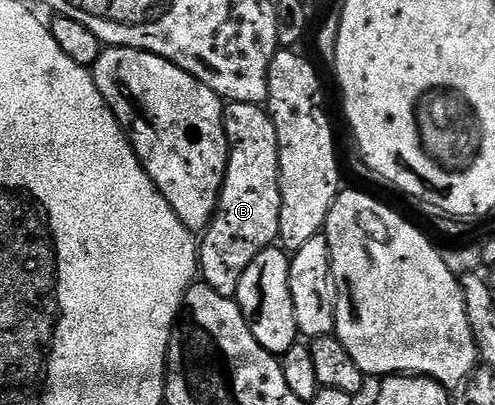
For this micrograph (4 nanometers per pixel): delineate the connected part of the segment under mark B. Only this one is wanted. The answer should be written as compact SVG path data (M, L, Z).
M229 102L222 114L226 128L226 173L218 195L218 207L201 230L198 267L201 280L225 297L238 292L238 277L259 249L269 246L278 231L278 140L276 127L262 105Z

